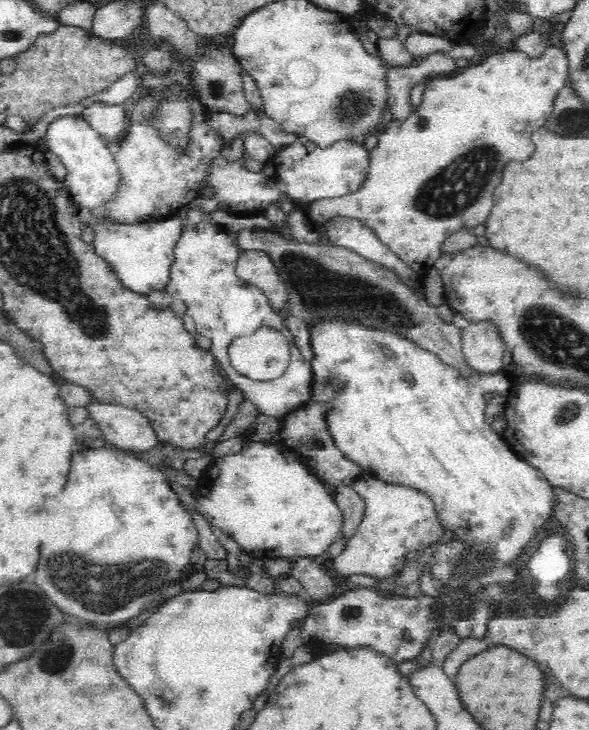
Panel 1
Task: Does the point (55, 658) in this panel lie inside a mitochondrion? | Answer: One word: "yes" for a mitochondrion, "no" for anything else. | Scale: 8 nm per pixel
yes

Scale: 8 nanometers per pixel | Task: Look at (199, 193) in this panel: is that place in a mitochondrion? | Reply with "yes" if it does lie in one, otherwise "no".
no

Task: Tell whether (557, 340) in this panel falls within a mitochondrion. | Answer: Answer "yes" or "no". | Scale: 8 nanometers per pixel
yes

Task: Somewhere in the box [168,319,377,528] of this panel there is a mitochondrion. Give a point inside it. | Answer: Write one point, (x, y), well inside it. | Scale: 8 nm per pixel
(312, 437)

